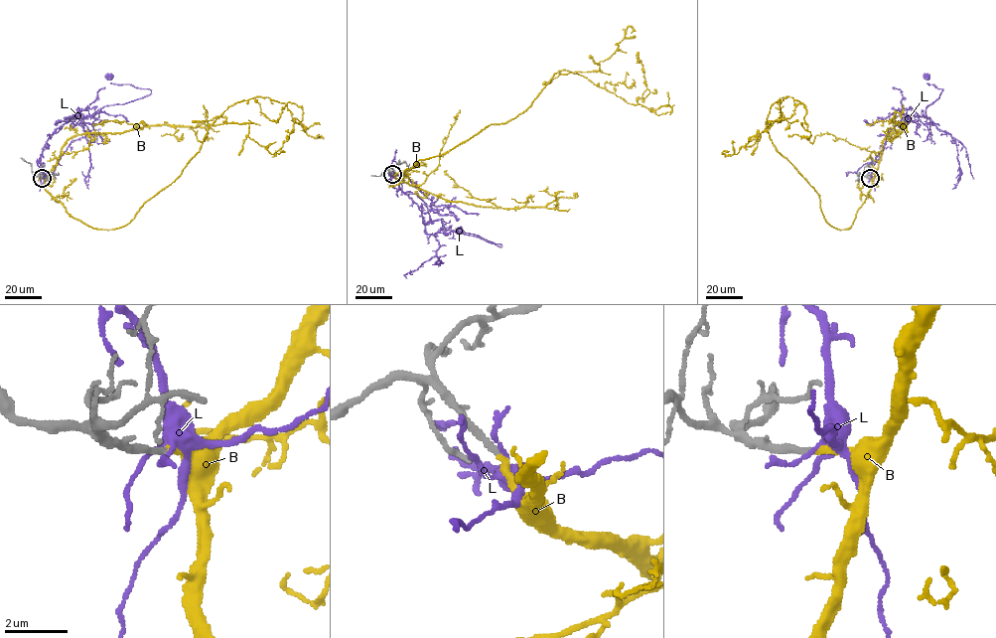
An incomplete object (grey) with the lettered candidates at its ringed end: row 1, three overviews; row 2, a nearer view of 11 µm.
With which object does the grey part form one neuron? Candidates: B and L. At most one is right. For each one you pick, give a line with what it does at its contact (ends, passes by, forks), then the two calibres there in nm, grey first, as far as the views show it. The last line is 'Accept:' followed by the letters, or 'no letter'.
B: it ends | 220/240 nm
Accept: B

